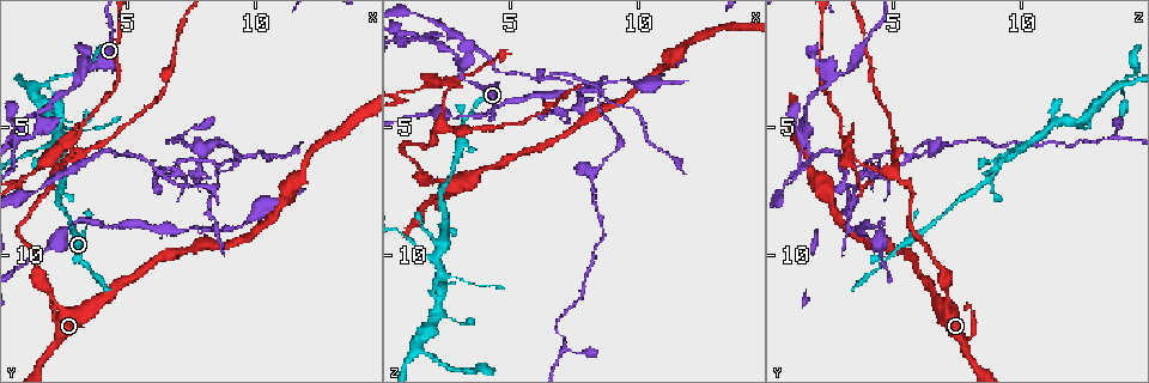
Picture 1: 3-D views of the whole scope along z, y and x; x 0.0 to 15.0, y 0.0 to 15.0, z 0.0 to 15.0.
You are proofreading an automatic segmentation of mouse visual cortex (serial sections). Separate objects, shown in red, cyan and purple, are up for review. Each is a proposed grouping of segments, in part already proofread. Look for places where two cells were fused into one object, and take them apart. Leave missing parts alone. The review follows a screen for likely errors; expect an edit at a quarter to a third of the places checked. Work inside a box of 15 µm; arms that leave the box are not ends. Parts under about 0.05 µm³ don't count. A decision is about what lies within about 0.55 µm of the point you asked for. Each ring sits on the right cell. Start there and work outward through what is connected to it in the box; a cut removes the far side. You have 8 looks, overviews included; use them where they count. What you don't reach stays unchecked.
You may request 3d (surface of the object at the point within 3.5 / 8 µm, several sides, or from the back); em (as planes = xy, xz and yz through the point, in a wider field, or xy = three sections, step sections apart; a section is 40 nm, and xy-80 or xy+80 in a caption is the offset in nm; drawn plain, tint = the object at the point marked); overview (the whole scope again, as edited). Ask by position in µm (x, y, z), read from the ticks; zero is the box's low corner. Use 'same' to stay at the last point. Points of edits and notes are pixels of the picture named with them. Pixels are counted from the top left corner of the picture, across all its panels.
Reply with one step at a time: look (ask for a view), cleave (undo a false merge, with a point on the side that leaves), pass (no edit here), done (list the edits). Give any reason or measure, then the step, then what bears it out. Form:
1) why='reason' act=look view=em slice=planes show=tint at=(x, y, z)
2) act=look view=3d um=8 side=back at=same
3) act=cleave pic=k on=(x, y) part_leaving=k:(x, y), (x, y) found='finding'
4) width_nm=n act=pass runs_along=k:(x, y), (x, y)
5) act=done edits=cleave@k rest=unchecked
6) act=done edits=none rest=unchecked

why='abrupt turn' act=look view=em slice=xy step=2 show=tint at=(2.1, 5.8, 10.0)

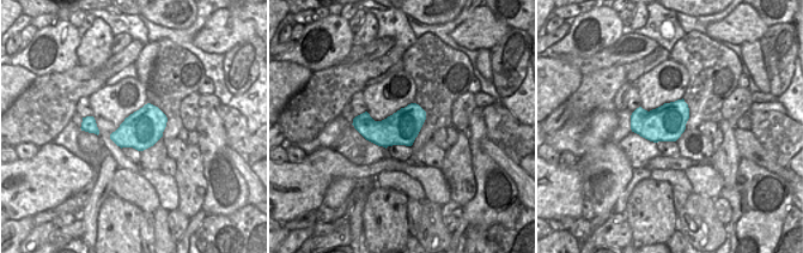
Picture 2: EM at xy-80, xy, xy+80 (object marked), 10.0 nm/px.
act=look view=3d um=3.5 at=same

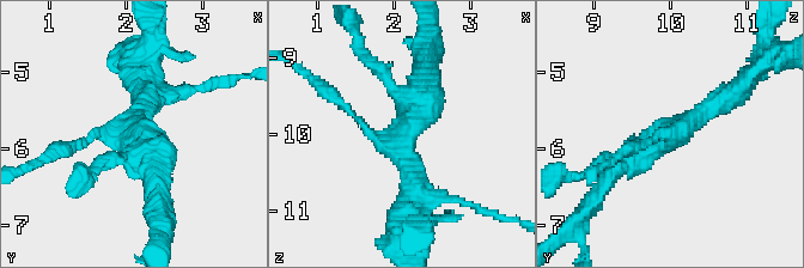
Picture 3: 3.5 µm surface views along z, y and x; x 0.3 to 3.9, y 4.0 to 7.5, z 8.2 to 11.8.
arm_widths_nm=100,300,350 act=pass runs_along=3:(613, 172), (738, 92) found='all the same cell'

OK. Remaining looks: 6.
why='sudden change in width' act=look view=3d um=3.5 at=(2.3, 6.6, 5.1)

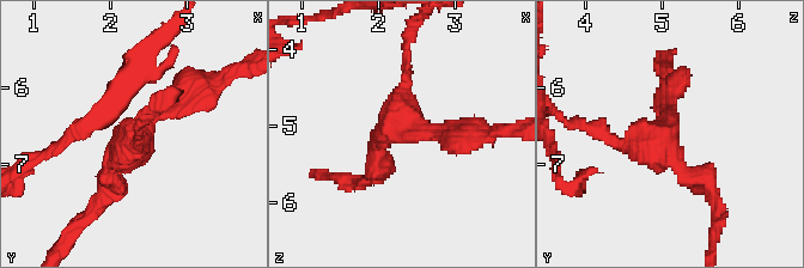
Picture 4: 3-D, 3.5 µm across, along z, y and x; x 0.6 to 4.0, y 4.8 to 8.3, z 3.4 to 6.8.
arms=3 arm_widths_nm=150,150,250 act=look view=em slice=xy step=3 show=tint at=(2.20, 6.70, 5.00)

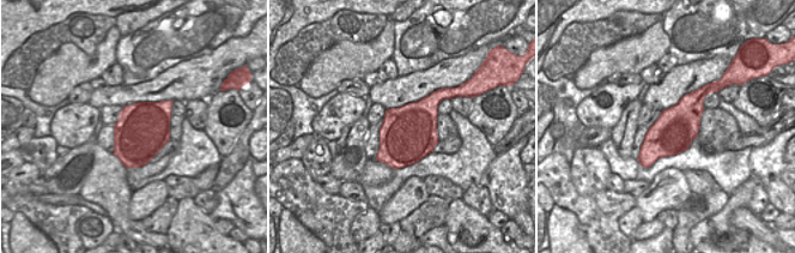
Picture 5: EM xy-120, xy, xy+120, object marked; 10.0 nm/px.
why='another direction' act=look view=em slice=xy step=2 show=tint at=same

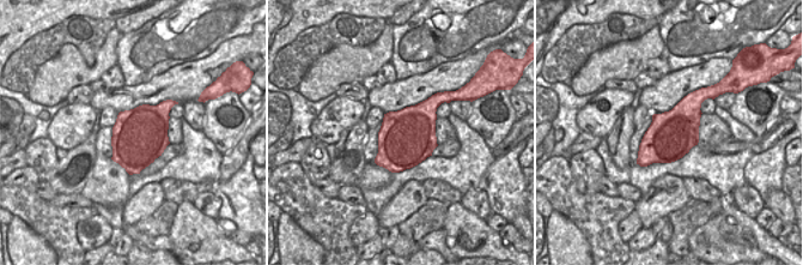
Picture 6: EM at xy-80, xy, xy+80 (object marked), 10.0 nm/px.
act=pass runs_along=4:(712, 189), (663, 141), (611, 141), (586, 126) found='all the same cell'

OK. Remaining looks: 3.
why='arms part here' act=look view=3d um=3.5 at=(2.7, 5.7, 3.1)

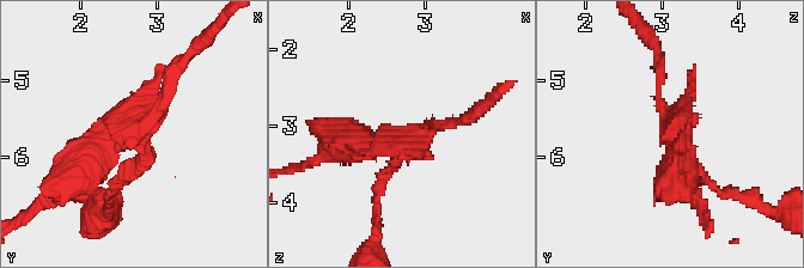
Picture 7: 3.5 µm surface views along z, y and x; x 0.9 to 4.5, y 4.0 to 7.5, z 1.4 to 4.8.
act=look view=em slice=xy step=1 show=tint at=(2.75, 5.70, 3.20)

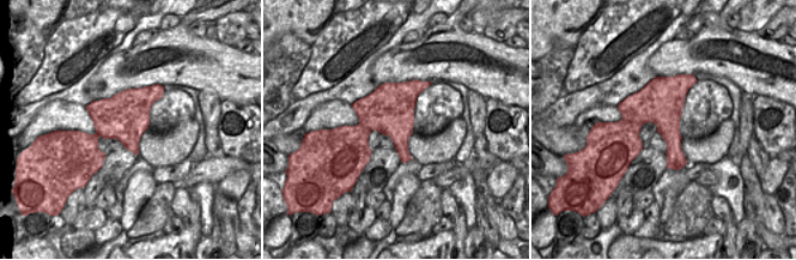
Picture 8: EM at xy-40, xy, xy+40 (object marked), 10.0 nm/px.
act=cleave pic=7 on=(74, 154) part_leaving=7:(109, 136), (68, 188), (35, 206) found='a second cell is stuck on'

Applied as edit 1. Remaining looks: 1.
act=done edits=cleave@7 rest=unchecked

